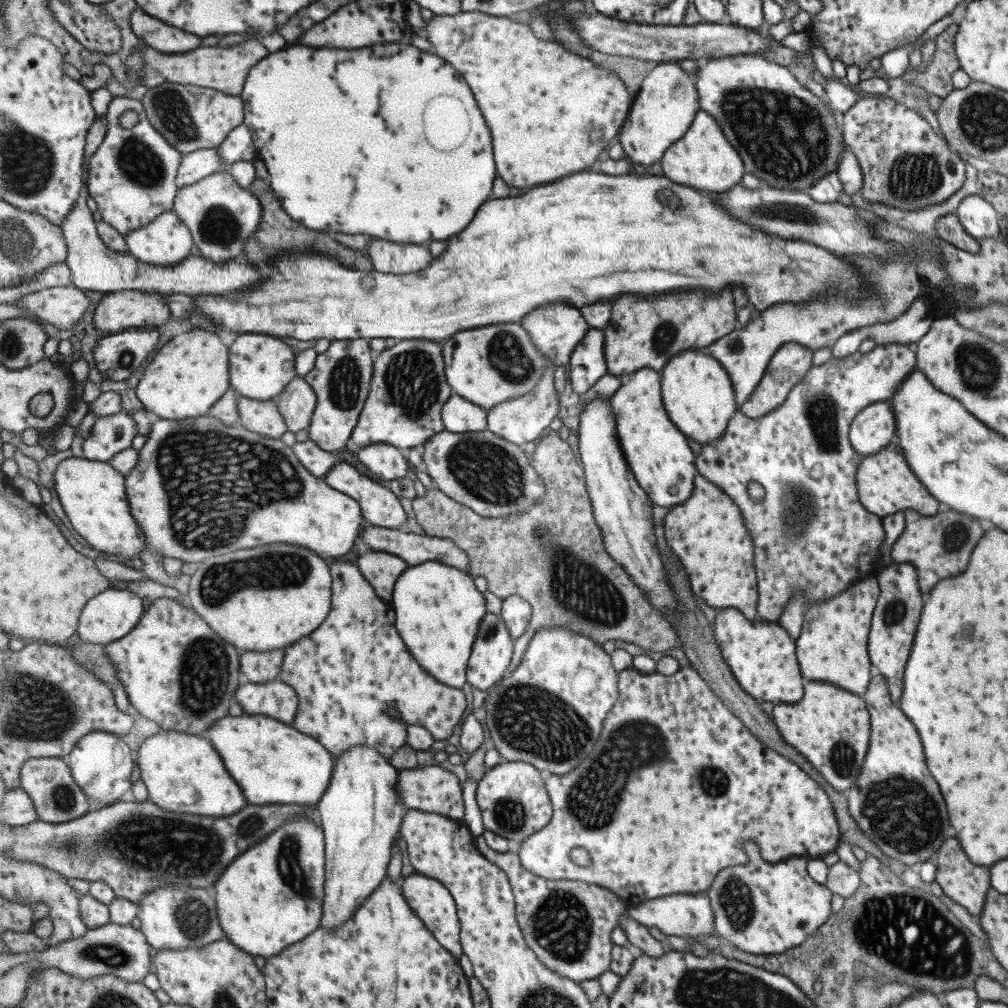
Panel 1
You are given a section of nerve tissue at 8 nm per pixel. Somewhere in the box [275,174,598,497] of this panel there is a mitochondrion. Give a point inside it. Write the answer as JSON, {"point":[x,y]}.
{"point":[411,383]}

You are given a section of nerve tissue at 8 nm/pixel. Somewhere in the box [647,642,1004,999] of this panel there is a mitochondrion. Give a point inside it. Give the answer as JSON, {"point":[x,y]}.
{"point":[939,950]}

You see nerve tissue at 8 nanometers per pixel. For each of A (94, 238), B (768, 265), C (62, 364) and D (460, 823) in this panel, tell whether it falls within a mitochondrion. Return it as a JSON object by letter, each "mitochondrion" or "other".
{"A":"other","B":"other","C":"other","D":"other"}

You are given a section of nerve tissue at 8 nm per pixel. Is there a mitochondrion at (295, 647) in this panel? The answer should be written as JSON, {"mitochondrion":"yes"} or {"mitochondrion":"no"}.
{"mitochondrion":"no"}

